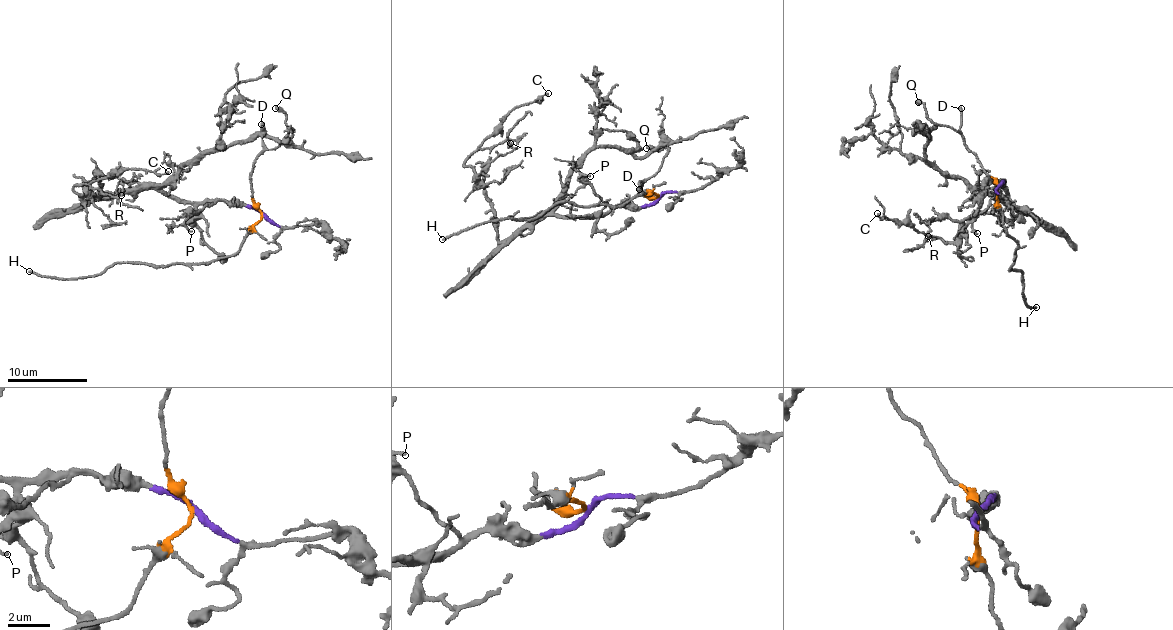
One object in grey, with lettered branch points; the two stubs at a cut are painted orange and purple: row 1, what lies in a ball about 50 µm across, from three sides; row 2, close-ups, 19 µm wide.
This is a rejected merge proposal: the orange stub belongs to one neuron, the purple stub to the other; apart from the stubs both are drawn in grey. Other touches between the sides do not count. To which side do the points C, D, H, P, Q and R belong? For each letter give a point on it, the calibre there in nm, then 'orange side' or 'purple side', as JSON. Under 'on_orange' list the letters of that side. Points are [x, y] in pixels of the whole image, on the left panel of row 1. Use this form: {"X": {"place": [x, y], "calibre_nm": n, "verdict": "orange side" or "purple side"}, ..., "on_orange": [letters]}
{"C": {"place": [168, 171], "calibre_nm": 120, "verdict": "purple side"}, "D": {"place": [261, 124], "calibre_nm": 200, "verdict": "orange side"}, "H": {"place": [29, 271], "calibre_nm": 180, "verdict": "orange side"}, "P": {"place": [191, 231], "calibre_nm": 130, "verdict": "purple side"}, "Q": {"place": [275, 108], "calibre_nm": 360, "verdict": "orange side"}, "R": {"place": [121, 195], "calibre_nm": 120, "verdict": "purple side"}, "on_orange": ["D", "H", "Q"]}

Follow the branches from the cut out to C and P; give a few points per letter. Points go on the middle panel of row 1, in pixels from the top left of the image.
C: (659, 197), (595, 217), (536, 216), (500, 240), (490, 199), (463, 164), (514, 109), (547, 93)
P: (659, 197), (650, 205), (611, 208), (580, 175), (589, 177)

